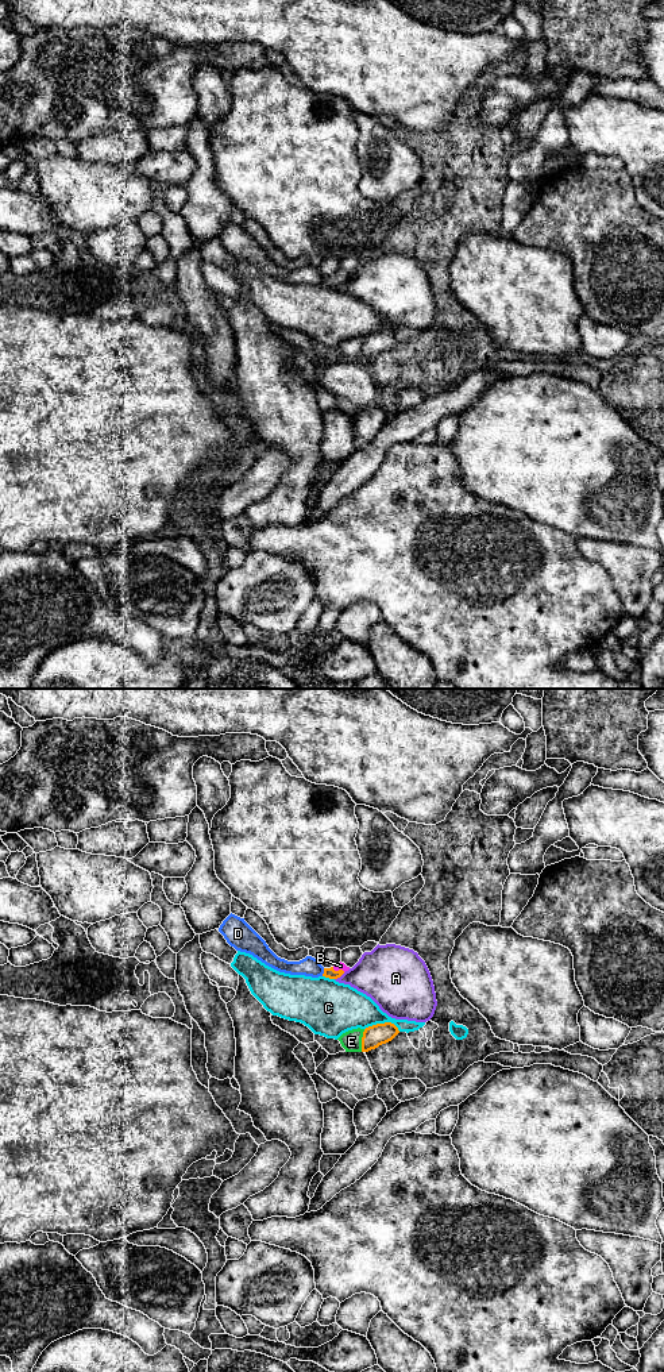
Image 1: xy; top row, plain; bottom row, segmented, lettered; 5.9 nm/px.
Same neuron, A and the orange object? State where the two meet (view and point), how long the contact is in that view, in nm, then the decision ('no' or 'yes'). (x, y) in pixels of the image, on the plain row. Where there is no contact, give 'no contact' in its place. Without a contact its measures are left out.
xy (339, 285) | 80 nm | no

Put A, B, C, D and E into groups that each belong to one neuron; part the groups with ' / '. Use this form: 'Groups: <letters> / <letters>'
Groups: A / B / C / D / E

